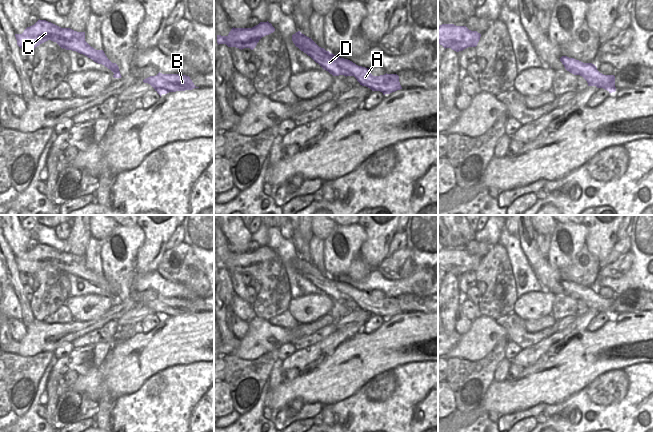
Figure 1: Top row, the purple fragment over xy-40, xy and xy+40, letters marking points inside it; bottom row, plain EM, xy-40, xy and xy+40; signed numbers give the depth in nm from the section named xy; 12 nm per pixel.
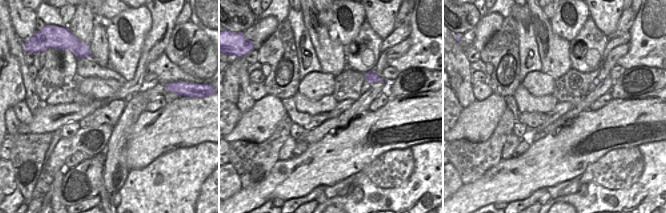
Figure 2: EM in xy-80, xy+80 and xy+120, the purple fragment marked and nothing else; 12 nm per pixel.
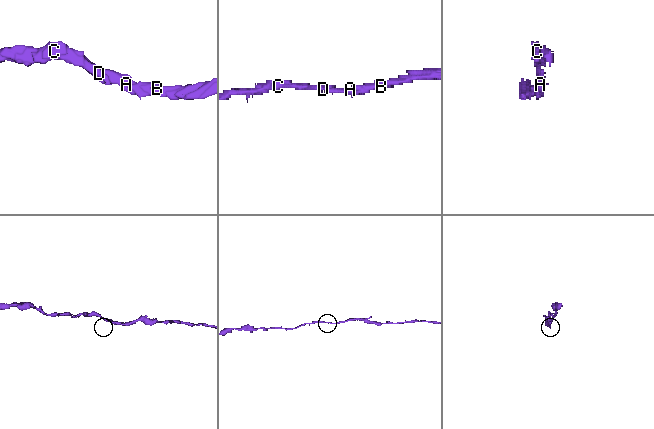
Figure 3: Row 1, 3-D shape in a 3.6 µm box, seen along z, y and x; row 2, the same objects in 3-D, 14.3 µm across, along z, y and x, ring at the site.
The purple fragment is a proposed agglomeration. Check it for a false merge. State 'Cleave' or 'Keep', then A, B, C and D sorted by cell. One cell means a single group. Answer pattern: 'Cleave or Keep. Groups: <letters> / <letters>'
Keep. Groups: A B C D.

